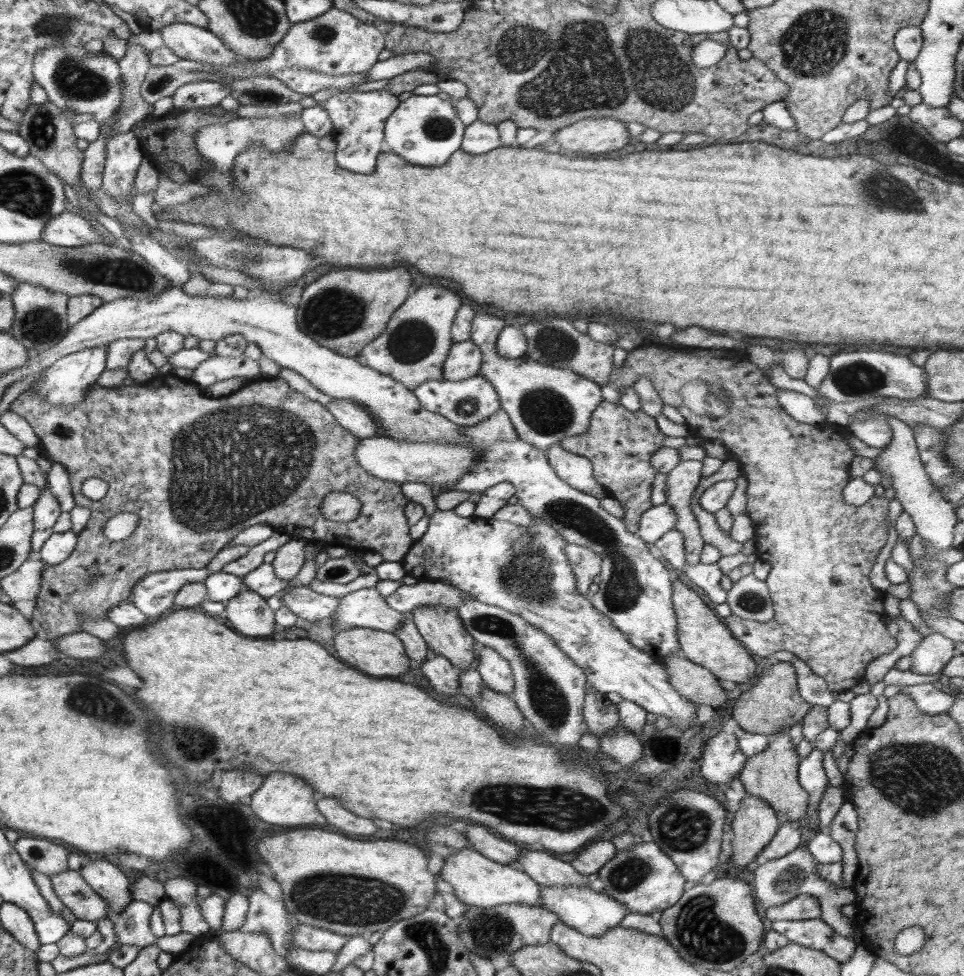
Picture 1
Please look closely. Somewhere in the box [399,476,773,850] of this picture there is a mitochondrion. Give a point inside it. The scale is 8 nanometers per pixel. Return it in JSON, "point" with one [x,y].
{"point":[560,808]}

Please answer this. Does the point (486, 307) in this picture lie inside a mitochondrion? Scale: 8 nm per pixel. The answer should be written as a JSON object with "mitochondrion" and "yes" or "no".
{"mitochondrion":"no"}

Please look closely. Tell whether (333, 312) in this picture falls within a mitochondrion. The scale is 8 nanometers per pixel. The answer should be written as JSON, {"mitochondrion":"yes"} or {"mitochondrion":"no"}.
{"mitochondrion":"yes"}

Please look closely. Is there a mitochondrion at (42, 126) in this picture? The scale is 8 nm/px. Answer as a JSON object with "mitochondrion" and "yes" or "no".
{"mitochondrion":"yes"}

